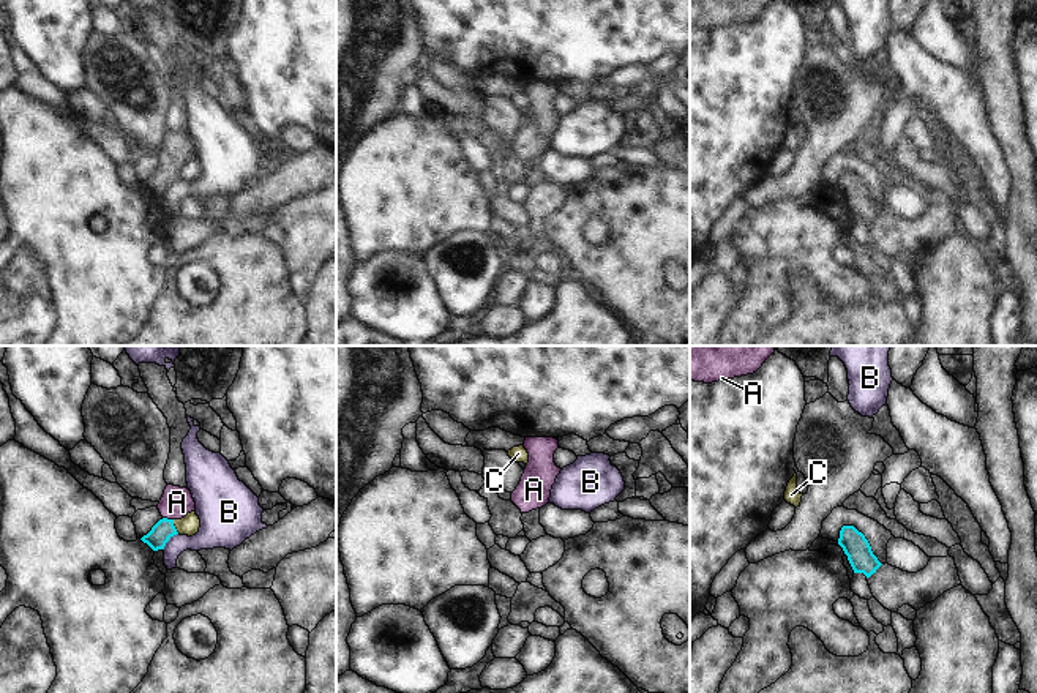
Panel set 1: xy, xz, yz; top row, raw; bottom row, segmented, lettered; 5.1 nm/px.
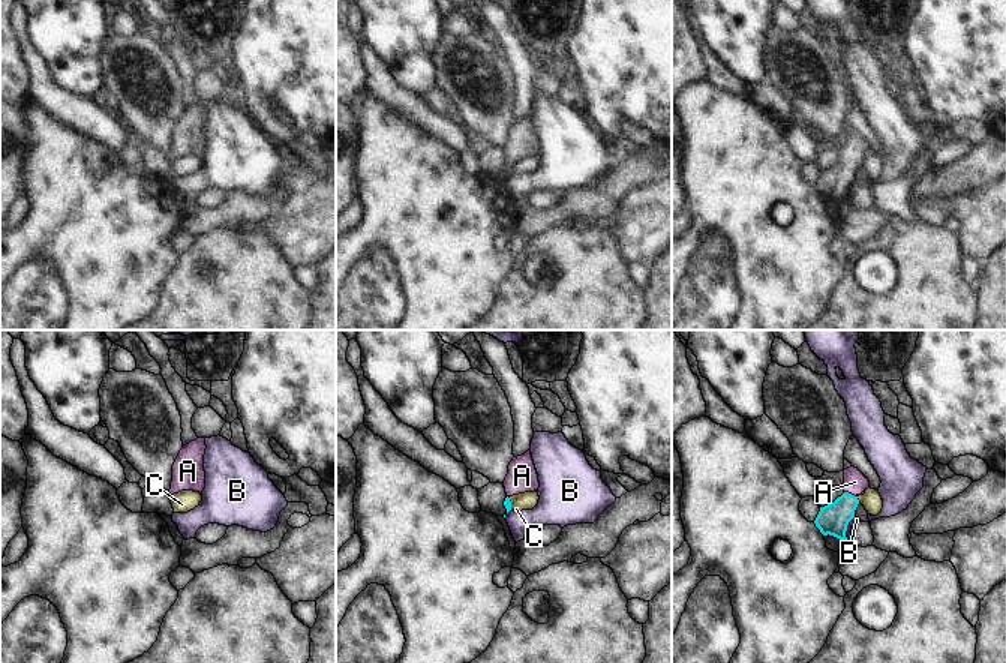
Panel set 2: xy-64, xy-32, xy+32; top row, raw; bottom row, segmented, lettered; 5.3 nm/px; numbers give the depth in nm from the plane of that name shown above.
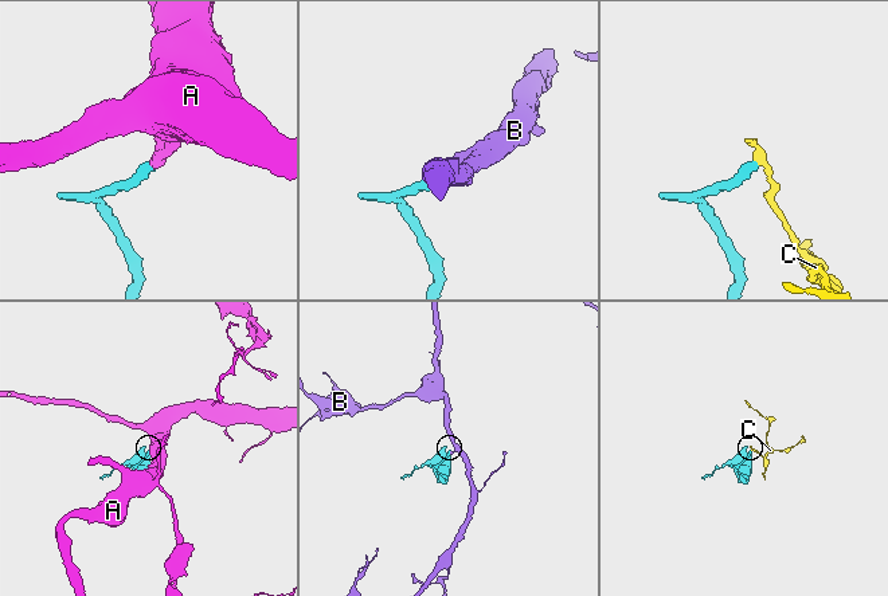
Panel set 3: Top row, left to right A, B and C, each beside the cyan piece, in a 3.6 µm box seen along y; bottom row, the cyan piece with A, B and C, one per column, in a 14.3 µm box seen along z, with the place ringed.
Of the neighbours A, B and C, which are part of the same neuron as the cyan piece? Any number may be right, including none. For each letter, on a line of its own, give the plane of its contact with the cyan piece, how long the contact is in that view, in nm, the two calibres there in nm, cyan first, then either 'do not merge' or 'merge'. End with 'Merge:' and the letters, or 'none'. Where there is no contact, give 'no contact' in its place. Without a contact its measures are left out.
A: meets cyan in xy; contact 60 nm long; 110 nm thick on the cyan side, 160 nm on the other; merge
B: meets cyan in xy; contact 120 nm long; 110 nm thick on the cyan side, 170 nm on the other; do not merge
C: meets cyan in xy; contact 80 nm long; 110 nm thick on the cyan side, 100 nm on the other; do not merge
Merge: A

